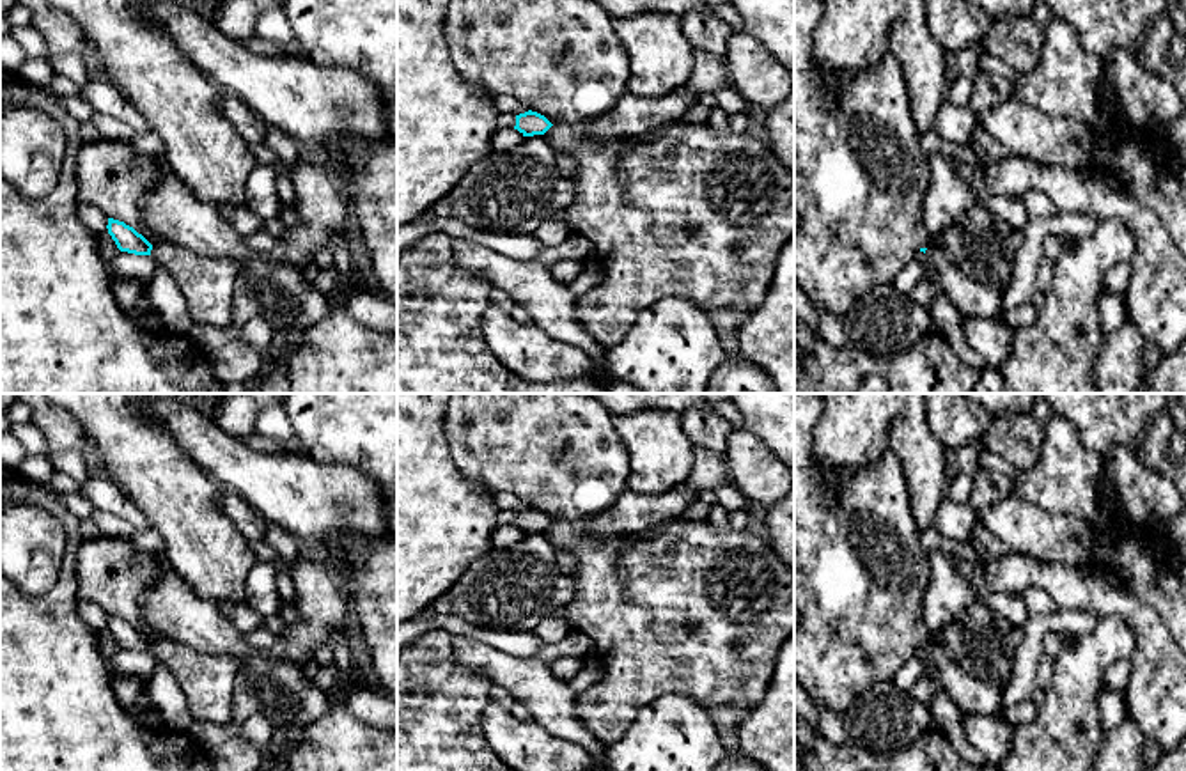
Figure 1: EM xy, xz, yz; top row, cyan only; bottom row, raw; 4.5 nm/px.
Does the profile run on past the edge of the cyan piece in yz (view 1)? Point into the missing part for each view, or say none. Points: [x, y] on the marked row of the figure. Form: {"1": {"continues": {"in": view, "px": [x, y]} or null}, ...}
{"1": {"continues": null}}

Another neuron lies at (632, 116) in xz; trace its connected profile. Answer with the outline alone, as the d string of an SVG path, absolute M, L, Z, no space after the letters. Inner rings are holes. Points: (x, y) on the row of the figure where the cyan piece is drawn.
M690 87L672 90L661 97L644 97L626 92L615 105L589 122L589 138L597 144L624 136L640 136L656 128L679 124L700 101Z

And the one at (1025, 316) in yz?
M1034 303L1021 305L1012 312L1002 310L996 319L1007 323L1012 330L1014 328L1026 328L1037 321L1037 308Z

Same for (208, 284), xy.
M165 241L151 257L176 280L193 323L215 328L234 326L234 291L241 264L227 257L204 257Z

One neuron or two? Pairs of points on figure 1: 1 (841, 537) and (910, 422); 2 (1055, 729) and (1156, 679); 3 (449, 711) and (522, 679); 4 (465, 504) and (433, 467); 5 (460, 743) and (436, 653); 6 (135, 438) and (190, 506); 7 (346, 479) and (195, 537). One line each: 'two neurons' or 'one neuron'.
1: two neurons
2: two neurons
3: two neurons
4: one neuron
5: one neuron
6: one neuron
7: two neurons

